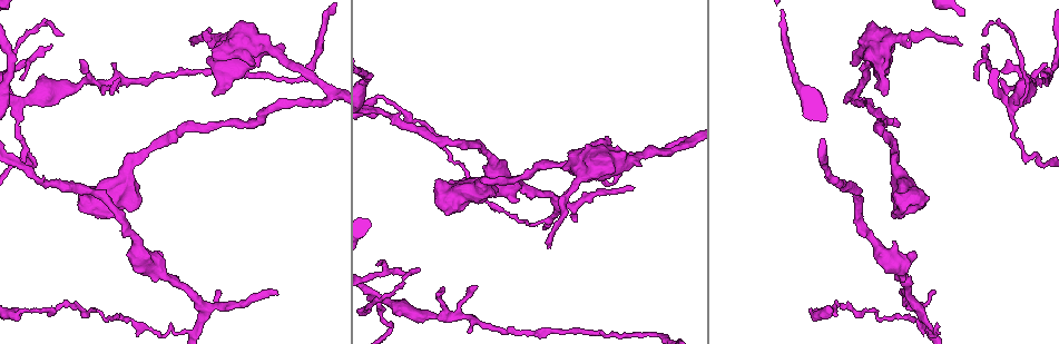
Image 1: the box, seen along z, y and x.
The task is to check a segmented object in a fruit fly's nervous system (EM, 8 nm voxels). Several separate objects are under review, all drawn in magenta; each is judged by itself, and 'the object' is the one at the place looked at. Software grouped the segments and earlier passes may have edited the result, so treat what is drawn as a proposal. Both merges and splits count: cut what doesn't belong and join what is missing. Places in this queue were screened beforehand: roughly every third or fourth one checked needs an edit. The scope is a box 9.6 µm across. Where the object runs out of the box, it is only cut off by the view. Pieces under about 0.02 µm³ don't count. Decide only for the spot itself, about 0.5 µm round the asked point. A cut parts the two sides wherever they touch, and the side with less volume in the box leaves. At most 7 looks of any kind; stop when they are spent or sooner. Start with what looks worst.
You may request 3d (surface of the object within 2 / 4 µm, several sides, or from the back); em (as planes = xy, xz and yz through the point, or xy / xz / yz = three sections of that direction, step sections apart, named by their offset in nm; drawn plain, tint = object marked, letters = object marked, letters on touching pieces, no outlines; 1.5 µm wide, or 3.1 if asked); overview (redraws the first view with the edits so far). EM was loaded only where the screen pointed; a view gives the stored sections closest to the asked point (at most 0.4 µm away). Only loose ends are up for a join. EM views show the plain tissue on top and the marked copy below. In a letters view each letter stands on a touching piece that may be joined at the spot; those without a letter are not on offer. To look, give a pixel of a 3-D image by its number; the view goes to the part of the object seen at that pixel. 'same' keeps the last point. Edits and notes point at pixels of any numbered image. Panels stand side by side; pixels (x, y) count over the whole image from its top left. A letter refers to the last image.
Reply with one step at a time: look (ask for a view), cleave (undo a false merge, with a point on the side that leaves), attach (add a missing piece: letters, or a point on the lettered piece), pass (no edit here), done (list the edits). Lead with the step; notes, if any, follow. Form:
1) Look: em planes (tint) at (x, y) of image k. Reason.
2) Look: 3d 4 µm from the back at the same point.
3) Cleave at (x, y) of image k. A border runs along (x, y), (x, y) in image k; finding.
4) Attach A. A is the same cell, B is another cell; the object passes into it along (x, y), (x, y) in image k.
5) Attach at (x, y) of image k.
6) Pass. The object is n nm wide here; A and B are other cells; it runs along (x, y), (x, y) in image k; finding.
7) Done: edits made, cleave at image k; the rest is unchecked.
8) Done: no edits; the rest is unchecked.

Look: 3d 4 µm at (901, 294) of image 1. Branch stops here.

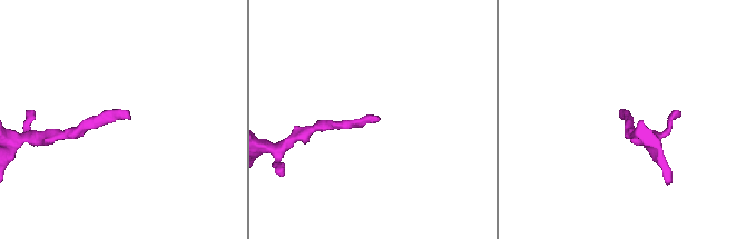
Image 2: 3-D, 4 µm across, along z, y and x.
Look: em planes (letters) at (130, 116) of image 2.

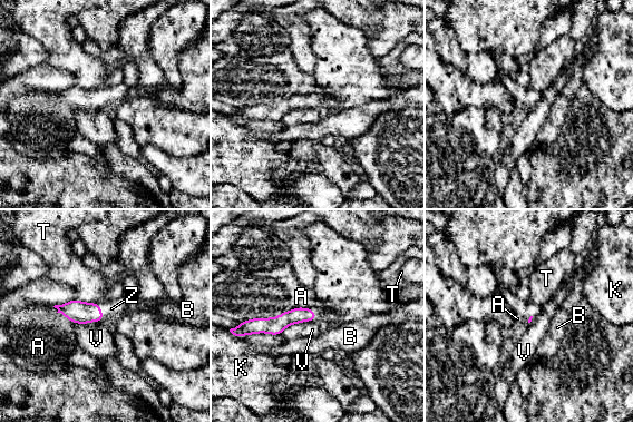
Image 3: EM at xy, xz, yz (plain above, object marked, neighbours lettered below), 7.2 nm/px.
Attach Z. The longest contact is with A, 280 nm; Z is the same cell, A, B, K, T and V are other cells; the object passes into it along (298, 315), (315, 314), (324, 316) in image 3; the cell continues.

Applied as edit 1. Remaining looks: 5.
Look: overview. Redraw.

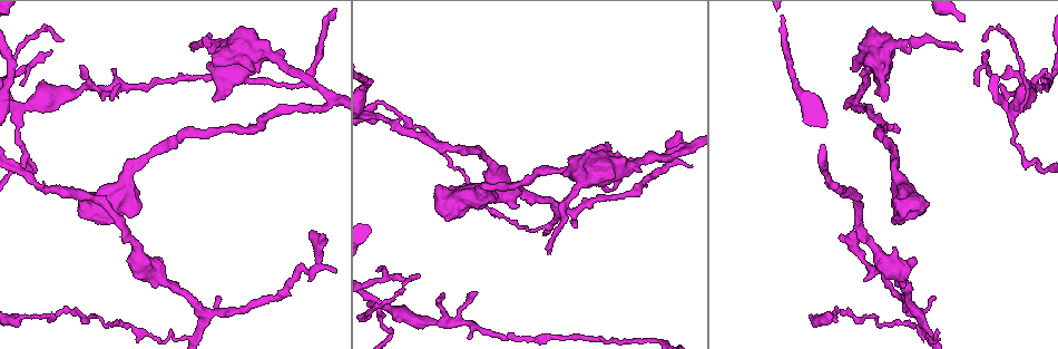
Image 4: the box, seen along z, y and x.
Look: em xy step 8 (letters) at (894, 197) of image 4.

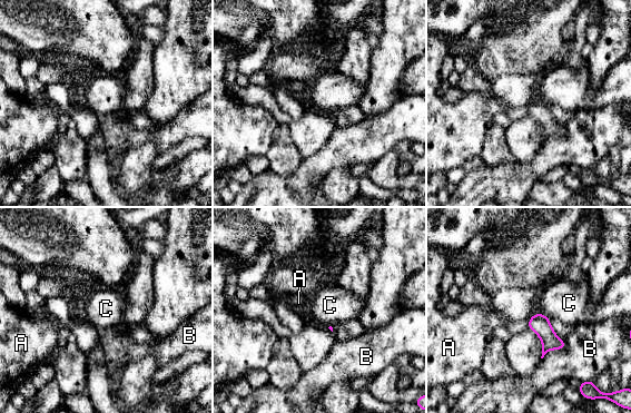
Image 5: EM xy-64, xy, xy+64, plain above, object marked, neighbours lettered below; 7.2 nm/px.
Pass. A, B and C are other cells; a border runs along (536, 312), (526, 321) in image 5; none of them fits.

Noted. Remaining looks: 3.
Look: em planes (tint) at (630, 166) of image 4. Calibre changes.

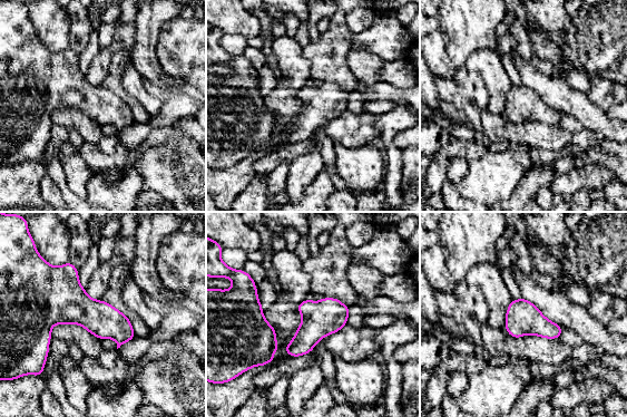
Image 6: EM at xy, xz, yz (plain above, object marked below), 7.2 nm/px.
Look: em planes (letters) at the same point.

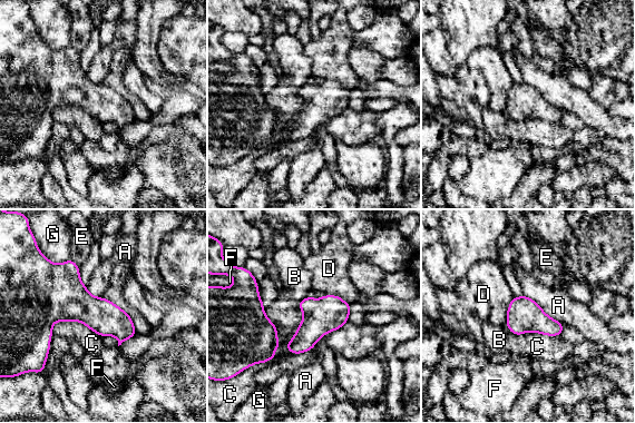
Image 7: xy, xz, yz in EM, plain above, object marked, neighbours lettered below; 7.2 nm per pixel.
Pass. The object is 240 nm wide here; the longest contact is with C, 400 nm; A, B, C, D, E, F and G are other cells; continuous, no second cell.

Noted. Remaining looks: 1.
Done: edits made, attach at image 3; the rest is unchecked.

